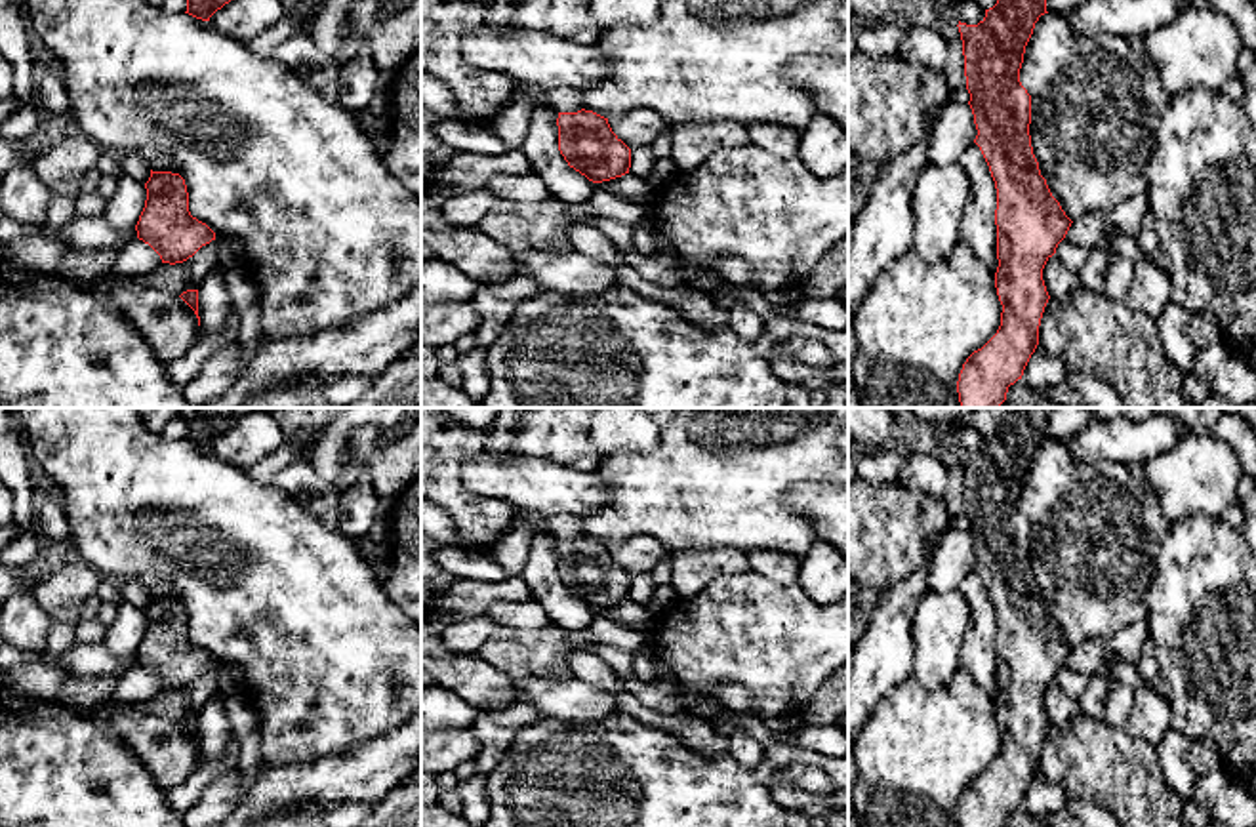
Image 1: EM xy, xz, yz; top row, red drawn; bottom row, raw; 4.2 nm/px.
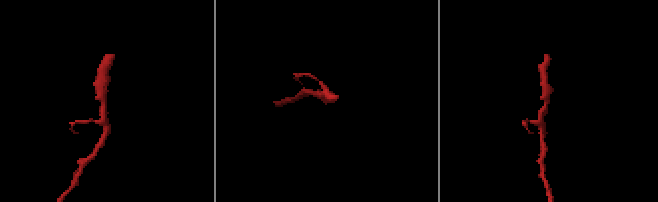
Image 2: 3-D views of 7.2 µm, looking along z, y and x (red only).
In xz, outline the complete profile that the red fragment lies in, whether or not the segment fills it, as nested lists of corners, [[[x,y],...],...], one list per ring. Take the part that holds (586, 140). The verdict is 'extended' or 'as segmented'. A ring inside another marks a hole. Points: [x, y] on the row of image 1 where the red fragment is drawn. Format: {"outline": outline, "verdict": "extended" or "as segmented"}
{"outline": [[[593,111],[558,112],[558,151],[570,168],[593,183],[629,173],[631,149]]], "verdict": "as segmented"}

